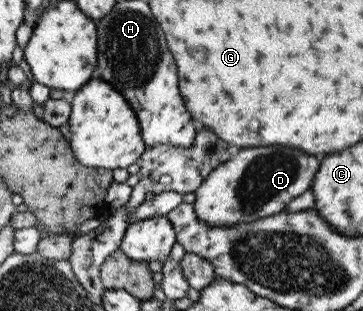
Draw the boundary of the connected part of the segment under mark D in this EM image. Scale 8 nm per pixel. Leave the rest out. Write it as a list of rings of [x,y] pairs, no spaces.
[[[287,146],[235,149],[232,157],[216,166],[195,191],[198,218],[209,226],[235,226],[237,223],[273,216],[312,187],[319,160],[311,154]]]

